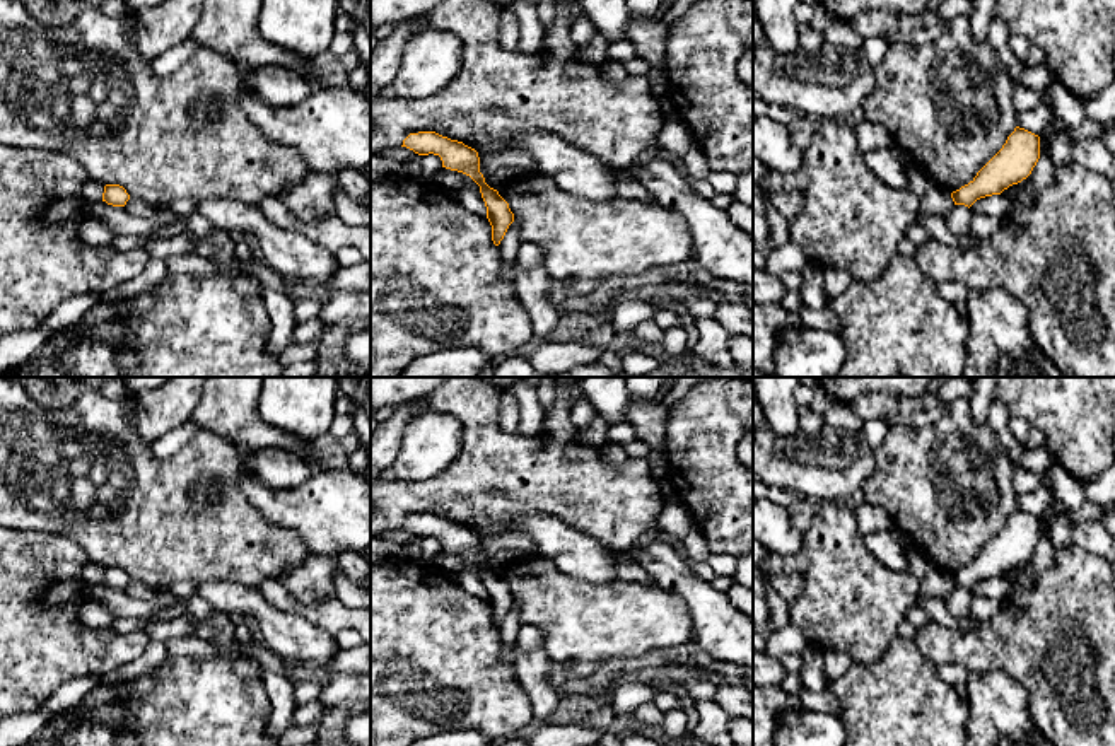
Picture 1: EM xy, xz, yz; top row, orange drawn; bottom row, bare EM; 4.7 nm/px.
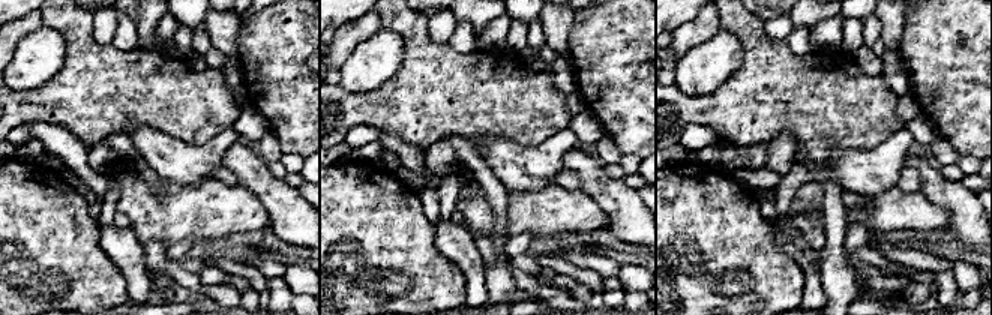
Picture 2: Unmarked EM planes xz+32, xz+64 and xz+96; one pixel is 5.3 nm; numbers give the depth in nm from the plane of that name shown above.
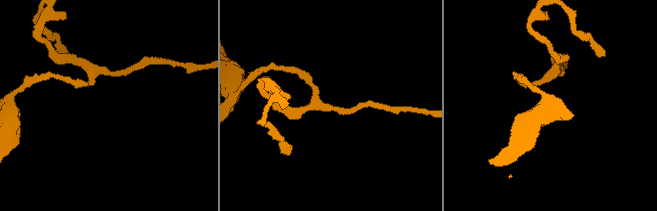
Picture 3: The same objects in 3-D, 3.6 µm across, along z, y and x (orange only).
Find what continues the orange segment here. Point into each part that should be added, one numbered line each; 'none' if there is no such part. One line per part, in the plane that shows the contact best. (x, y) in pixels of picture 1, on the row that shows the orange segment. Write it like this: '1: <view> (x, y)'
none

